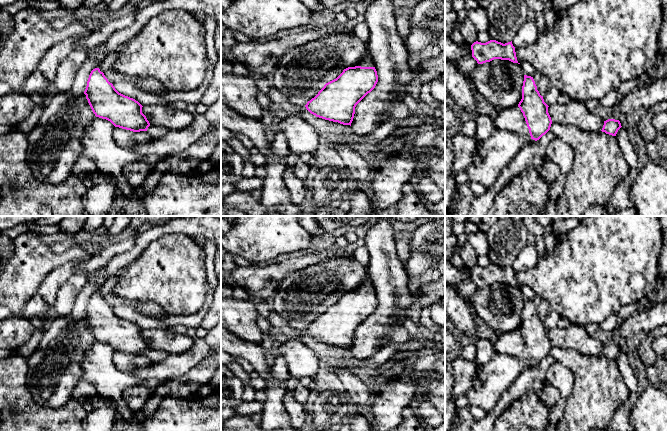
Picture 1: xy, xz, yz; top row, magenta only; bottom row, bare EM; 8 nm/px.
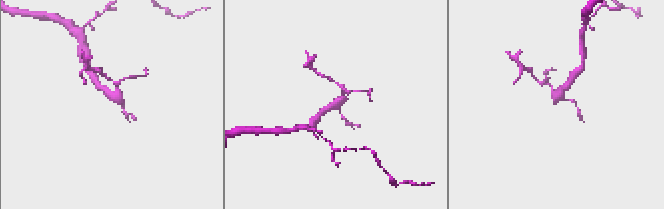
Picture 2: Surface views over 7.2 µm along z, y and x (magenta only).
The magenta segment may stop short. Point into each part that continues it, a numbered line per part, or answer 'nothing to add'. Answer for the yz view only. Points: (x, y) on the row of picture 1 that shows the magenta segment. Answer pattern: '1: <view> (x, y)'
1: yz (512, 119)

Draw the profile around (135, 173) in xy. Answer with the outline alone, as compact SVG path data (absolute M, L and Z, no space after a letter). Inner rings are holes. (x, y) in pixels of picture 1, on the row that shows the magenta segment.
M137 160L126 164L122 168L122 173L127 183L136 188L143 184L148 175L154 170L154 166L143 160Z

